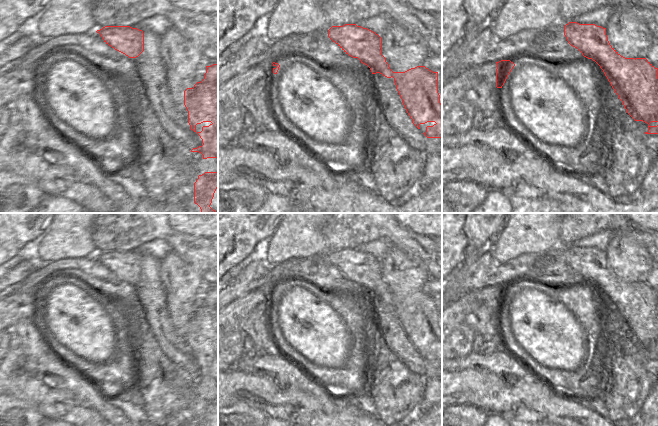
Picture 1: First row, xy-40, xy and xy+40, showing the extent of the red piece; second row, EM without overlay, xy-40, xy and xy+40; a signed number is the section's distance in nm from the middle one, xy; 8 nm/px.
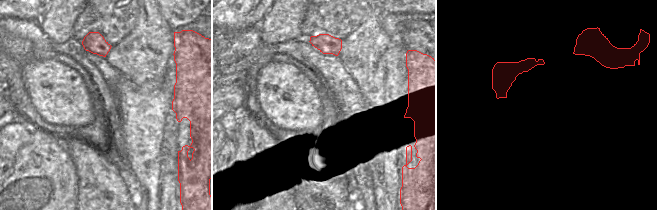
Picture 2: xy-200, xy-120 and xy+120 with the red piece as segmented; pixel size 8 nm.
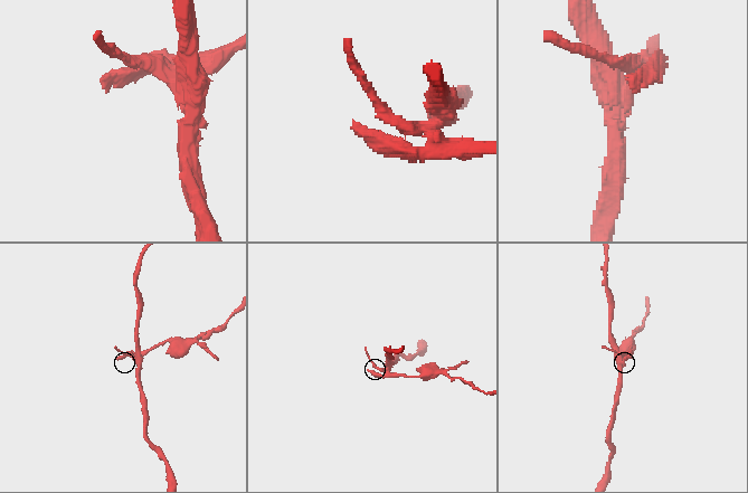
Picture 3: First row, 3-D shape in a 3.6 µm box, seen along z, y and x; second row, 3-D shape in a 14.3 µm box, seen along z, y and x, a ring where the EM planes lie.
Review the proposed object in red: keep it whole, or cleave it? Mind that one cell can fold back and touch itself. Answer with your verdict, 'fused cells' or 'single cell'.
fused cells

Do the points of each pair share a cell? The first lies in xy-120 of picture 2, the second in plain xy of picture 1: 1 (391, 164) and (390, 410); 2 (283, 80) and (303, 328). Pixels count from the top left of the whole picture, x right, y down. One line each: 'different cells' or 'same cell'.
1: different cells
2: same cell

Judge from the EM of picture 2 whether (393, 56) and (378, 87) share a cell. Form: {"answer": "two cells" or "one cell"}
{"answer": "one cell"}

